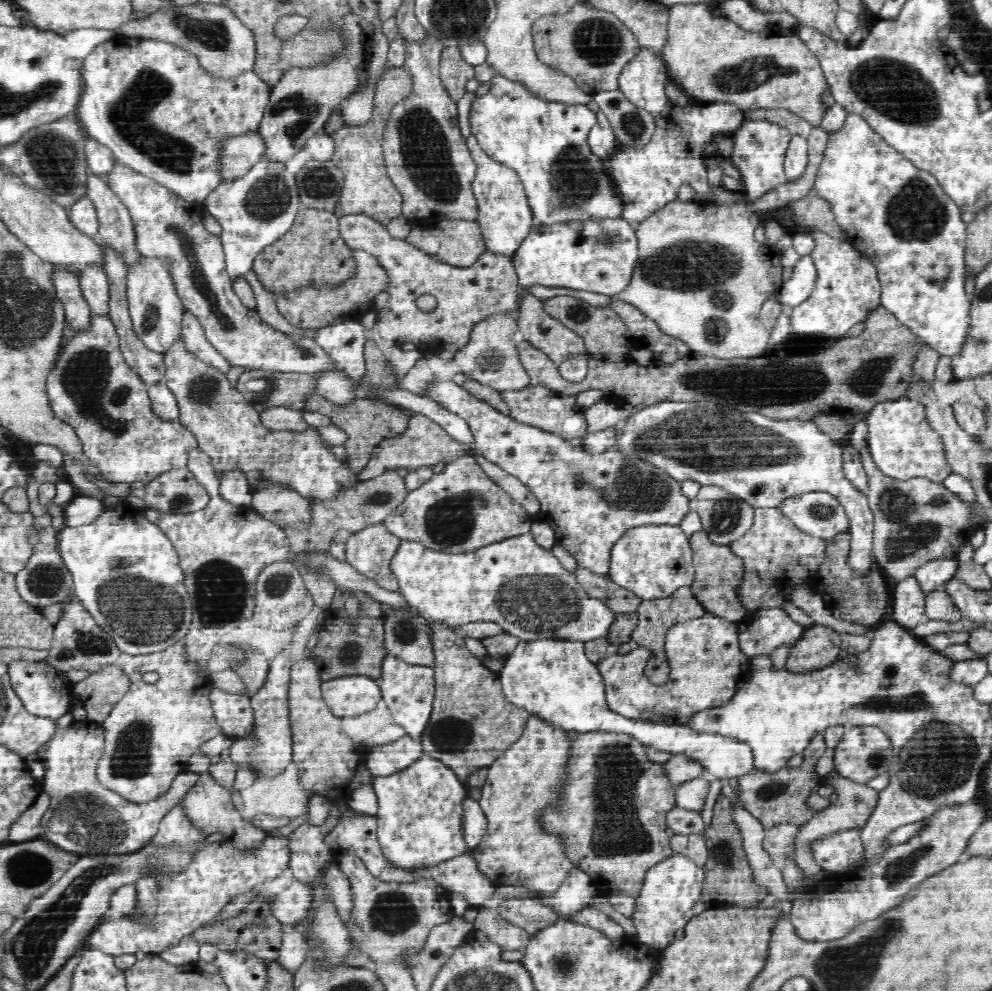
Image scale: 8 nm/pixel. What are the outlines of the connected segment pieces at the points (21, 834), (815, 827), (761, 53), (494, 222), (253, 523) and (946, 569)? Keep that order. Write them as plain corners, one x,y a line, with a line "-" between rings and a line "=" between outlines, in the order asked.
43,790
38,795
38,804
32,804
26,810
26,816
22,816
22,820
18,820
18,824
12,824
7,840
12,843
21,843
39,838
44,833
41,820
50,804
50,796
=
830,748
830,752
826,752
826,760
821,760
816,766
816,773
821,784
826,785
827,783
828,786
834,788
833,800
826,808
817,811
810,820
799,826
796,840
794,840
794,863
800,872
809,878
819,872
824,872
815,863
814,855
811,854
810,842
818,837
826,836
827,833
837,832
839,829
854,827
860,829
868,822
879,799
878,791
870,785
858,784
837,774
836,765
834,766
834,750
835,748
=
698,3
698,4
677,4
664,7
662,5
659,10
668,10
668,41
664,46
660,56
662,57
662,63
666,66
668,71
668,76
675,86
678,86
679,90
688,96
696,96
698,100
708,100
708,102
732,102
736,104
738,108
744,113
748,110
754,110
754,108
786,108
791,110
794,114
797,114
800,118
807,120
810,124
814,126
821,126
822,118
826,114
829,106
822,102
819,98
819,94
823,92
825,86
828,85
826,82
826,77
823,74
818,58
807,48
807,45
799,39
798,34
786,34
786,32
776,32
772,28
764,31
750,32
744,31
735,26
734,23
730,22
728,19
714,18
708,9
709,4
=
472,135
467,138
467,147
477,166
472,187
478,207
476,221
481,228
486,248
489,252
504,253
512,257
515,250
536,226
523,182
515,170
490,158
=
198,448
190,452
187,468
193,472
197,481
208,491
210,502
206,508
196,512
188,512
179,516
179,513
162,512
159,510
146,509
145,516
154,525
161,526
166,537
170,538
179,556
179,565
185,574
185,585
189,593
189,599
193,607
193,619
189,631
184,636
183,656
188,665
198,667
198,675
210,675
208,667
212,658
212,650
222,637
233,631
244,619
253,615
257,603
257,576
260,571
269,564
278,561
292,562
290,553
290,539
285,530
274,522
266,520
260,513
250,506
238,507
230,504
220,493
221,479
216,476
214,467
210,465
210,457
=
938,558
918,566
914,575
920,581
921,588
924,589
924,593
927,595
939,589
946,581
952,579
957,568
958,559

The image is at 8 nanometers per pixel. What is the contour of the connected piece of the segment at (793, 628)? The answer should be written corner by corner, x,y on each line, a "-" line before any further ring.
773,606
742,617
736,625
741,651
749,659
770,654
782,644
792,647
806,630
792,620
784,609

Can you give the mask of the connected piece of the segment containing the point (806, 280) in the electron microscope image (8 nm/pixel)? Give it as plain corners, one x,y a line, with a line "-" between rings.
812,255
800,257
792,268
791,276
777,289
775,297
792,308
798,306
812,294
816,278
818,273

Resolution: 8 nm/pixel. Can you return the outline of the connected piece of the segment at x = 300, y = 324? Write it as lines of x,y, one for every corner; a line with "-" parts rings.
352,249
352,257
356,260
356,274
332,290
296,288
276,293
275,302
285,319
296,328
313,330
315,327
362,318
372,308
376,295
387,290
387,274
380,261
366,251

